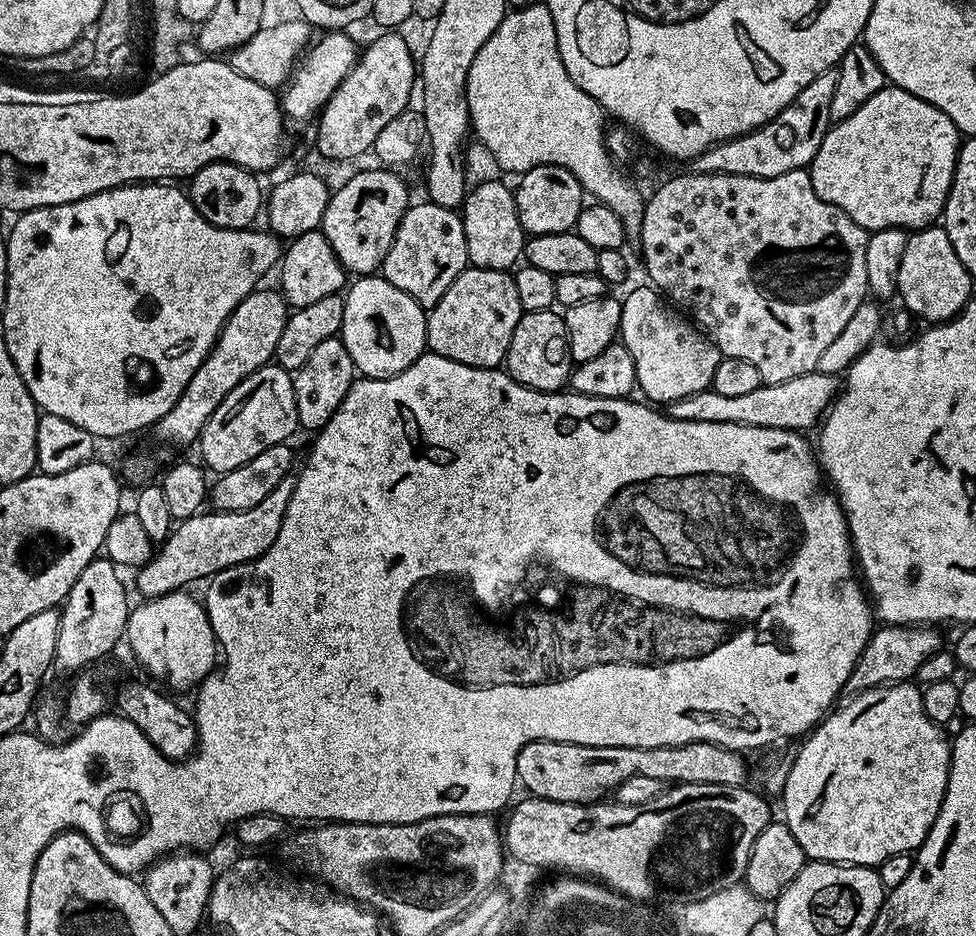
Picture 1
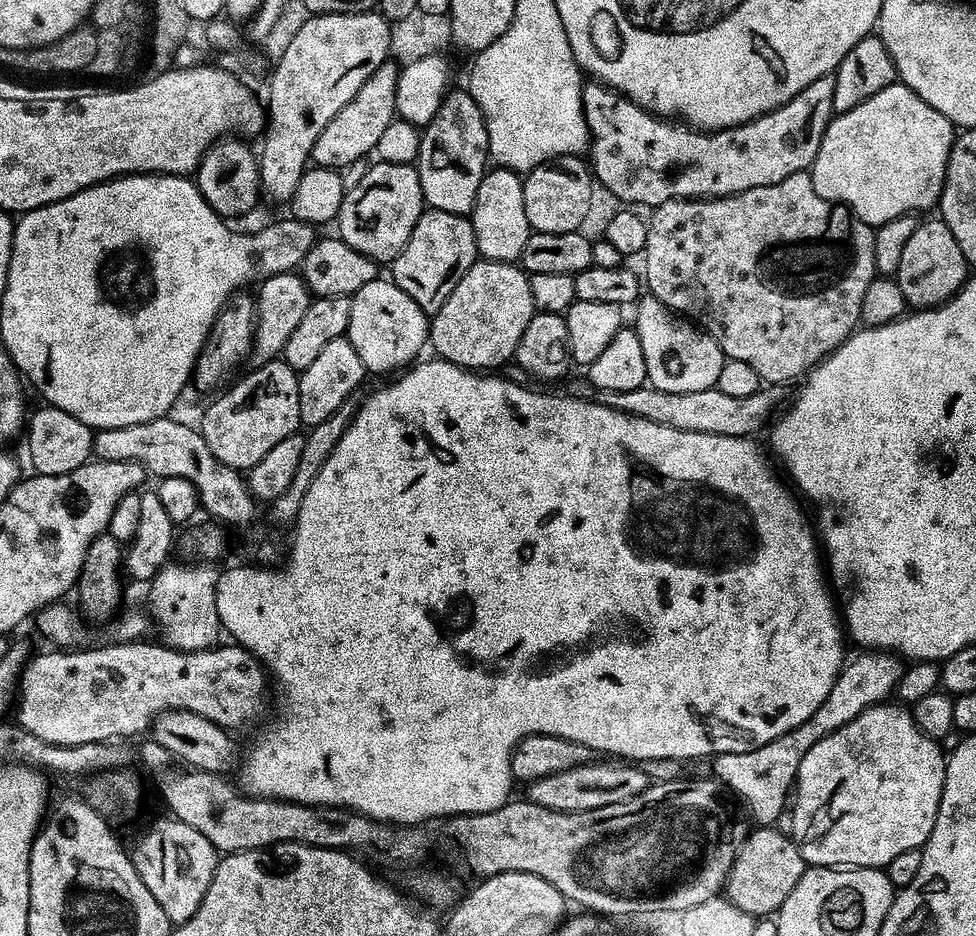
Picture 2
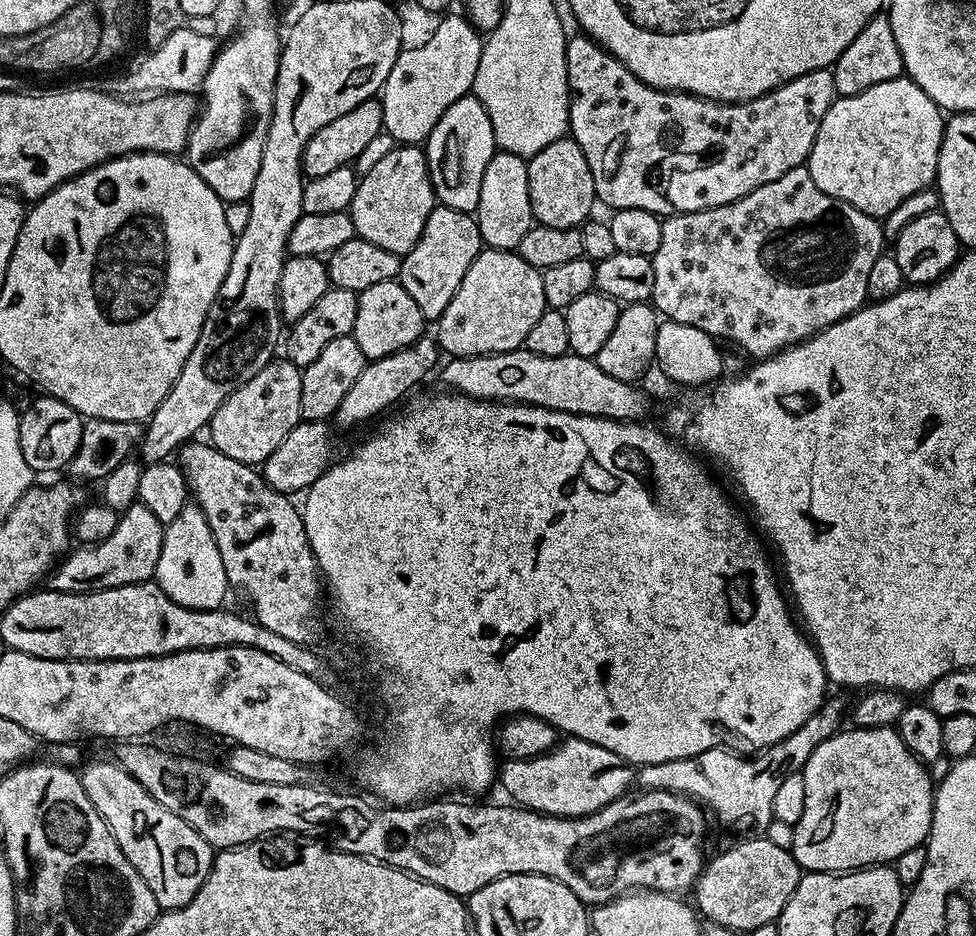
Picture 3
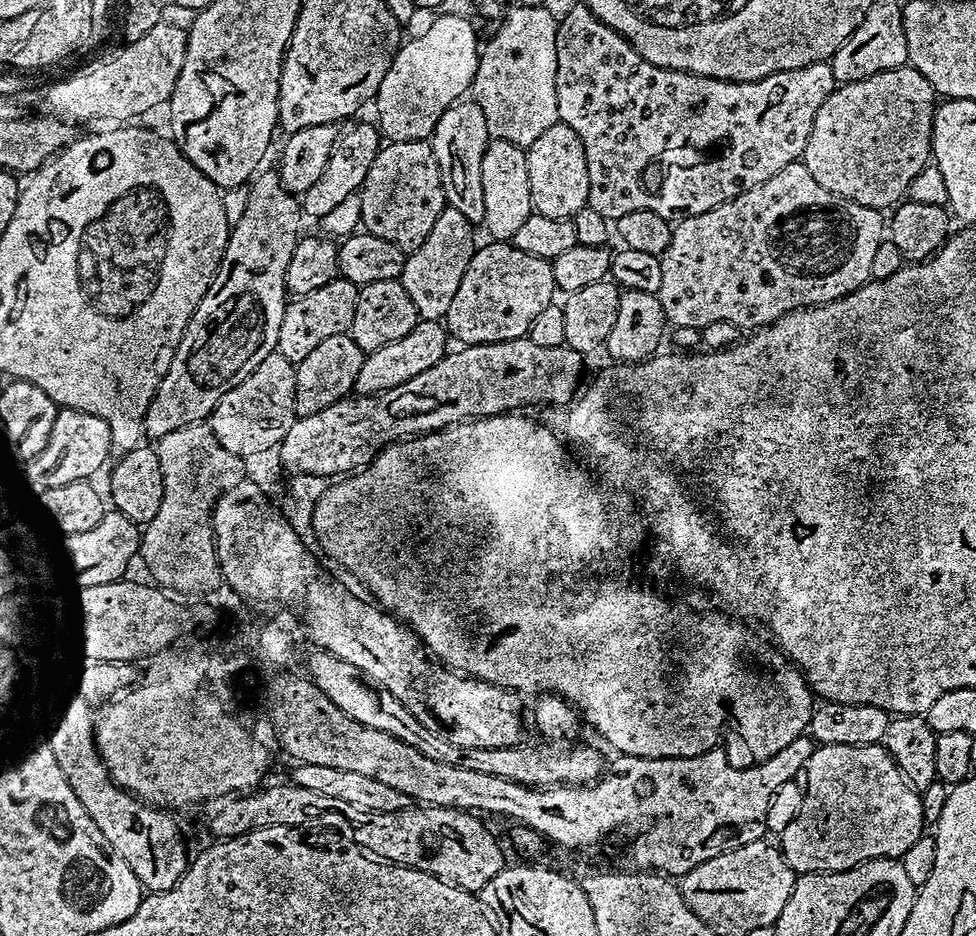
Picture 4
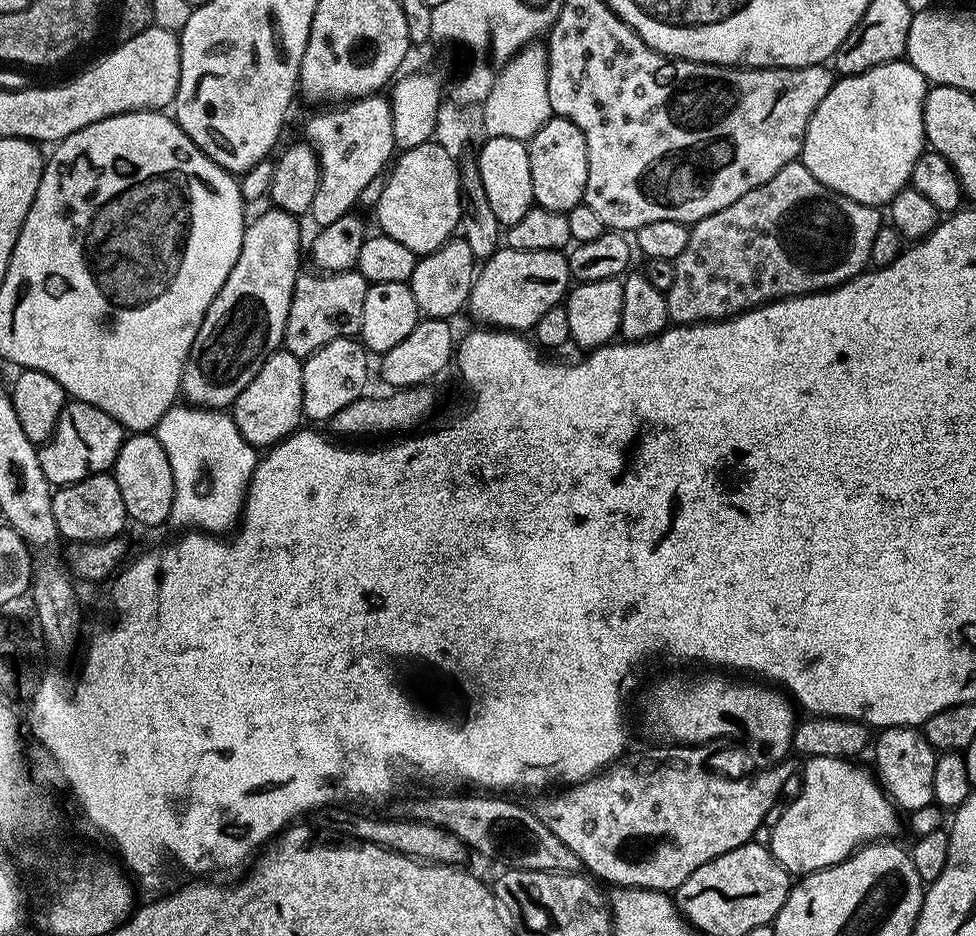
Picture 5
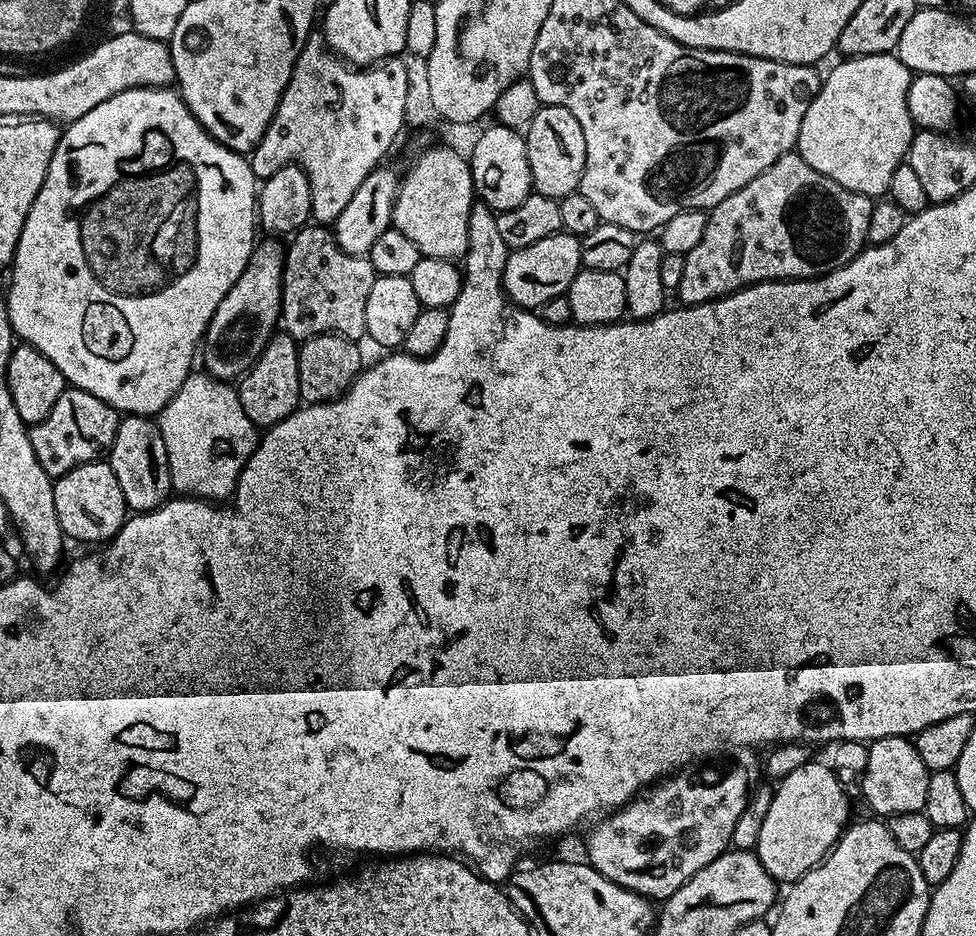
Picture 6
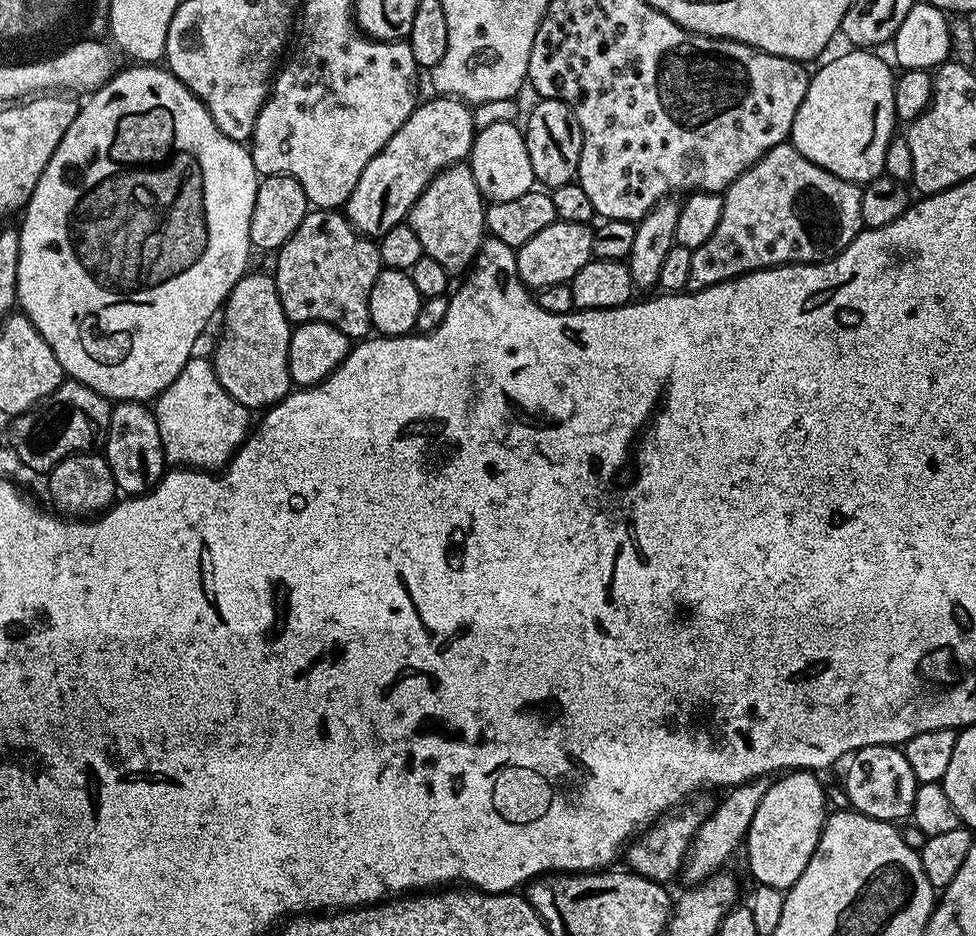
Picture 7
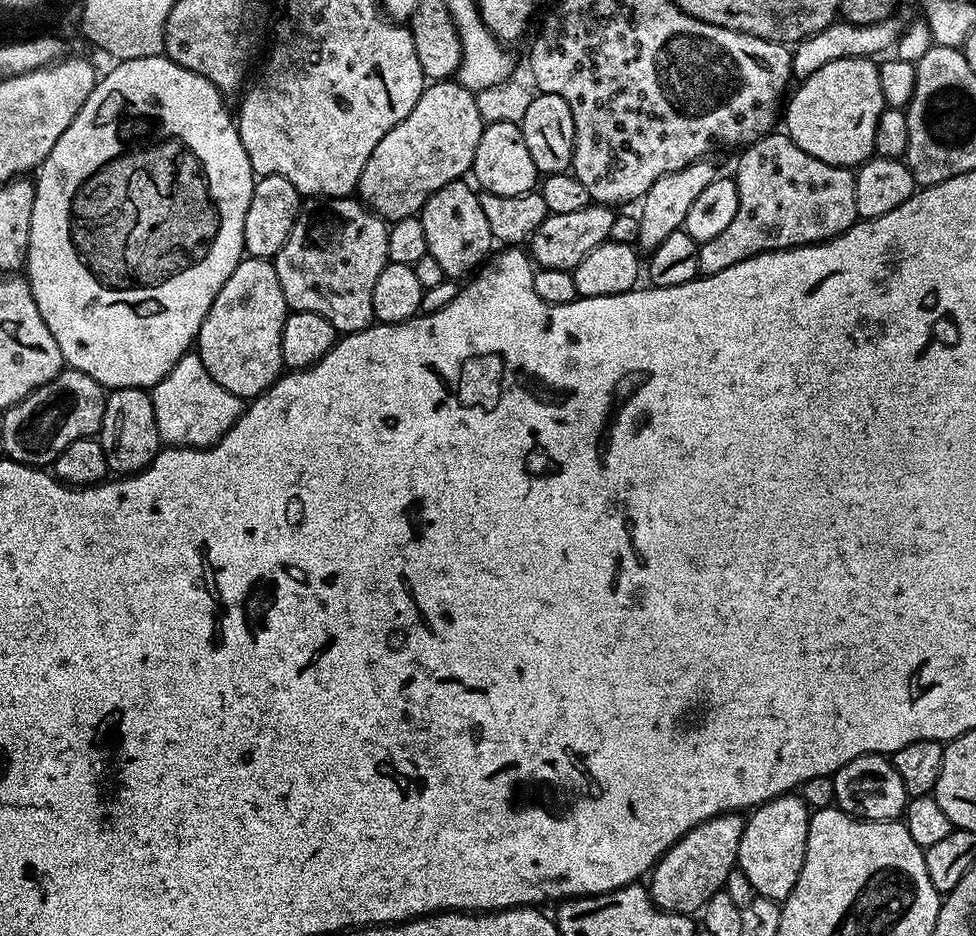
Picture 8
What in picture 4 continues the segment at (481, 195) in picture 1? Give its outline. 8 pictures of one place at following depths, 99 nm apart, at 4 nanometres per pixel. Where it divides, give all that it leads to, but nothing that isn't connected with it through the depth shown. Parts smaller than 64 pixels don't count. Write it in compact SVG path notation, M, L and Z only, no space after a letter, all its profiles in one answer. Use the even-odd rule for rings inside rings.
M492 140L482 158L482 198L486 201L486 214L482 225L483 231L489 232L496 242L511 242L514 234L525 224L526 218L533 214L530 202L530 178L526 175L526 151L521 145L511 144L505 140Z

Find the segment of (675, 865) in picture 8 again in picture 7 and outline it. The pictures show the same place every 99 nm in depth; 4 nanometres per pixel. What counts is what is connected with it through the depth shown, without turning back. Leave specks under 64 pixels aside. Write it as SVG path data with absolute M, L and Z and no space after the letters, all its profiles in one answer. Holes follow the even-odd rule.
M759 776L757 780L738 784L735 788L727 789L721 795L724 797L721 798L720 805L717 808L715 805L709 811L707 819L696 831L696 837L692 840L688 855L684 858L682 880L685 880L685 885L695 886L701 884L703 880L709 880L741 851L742 845L748 839L750 822L754 822L754 813L758 810L758 802L762 802L769 783L769 777Z

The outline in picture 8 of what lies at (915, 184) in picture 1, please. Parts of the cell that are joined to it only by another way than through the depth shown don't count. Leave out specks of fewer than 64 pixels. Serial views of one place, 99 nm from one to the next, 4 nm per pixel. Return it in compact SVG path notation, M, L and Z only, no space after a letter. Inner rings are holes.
M842 58L814 70L805 80L799 81L796 93L791 93L792 101L787 101L787 135L806 154L818 158L827 164L840 164L843 168L859 166L875 153L874 130L878 130L878 118L884 113L885 103L882 98L882 85L878 82L880 73L877 61L872 58Z

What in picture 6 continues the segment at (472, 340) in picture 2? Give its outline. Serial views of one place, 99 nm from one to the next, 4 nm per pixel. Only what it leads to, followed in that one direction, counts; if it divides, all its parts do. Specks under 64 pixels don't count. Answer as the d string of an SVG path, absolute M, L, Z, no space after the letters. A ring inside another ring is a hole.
M561 230L534 242L534 246L513 248L504 267L504 292L519 308L538 310L542 302L565 295L568 284L580 273L580 237Z

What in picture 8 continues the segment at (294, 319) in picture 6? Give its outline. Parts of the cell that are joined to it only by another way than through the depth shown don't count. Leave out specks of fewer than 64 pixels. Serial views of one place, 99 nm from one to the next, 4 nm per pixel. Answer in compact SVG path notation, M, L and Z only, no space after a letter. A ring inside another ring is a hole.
M320 198L309 204L312 204L309 208L308 205L301 207L290 238L286 238L282 250L274 257L282 294L291 311L322 314L340 334L360 332L373 323L374 282L378 282L378 274L390 263L388 224L356 198Z

